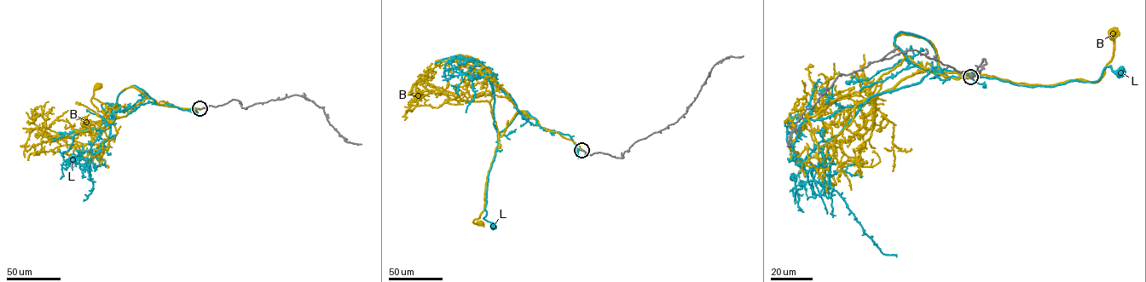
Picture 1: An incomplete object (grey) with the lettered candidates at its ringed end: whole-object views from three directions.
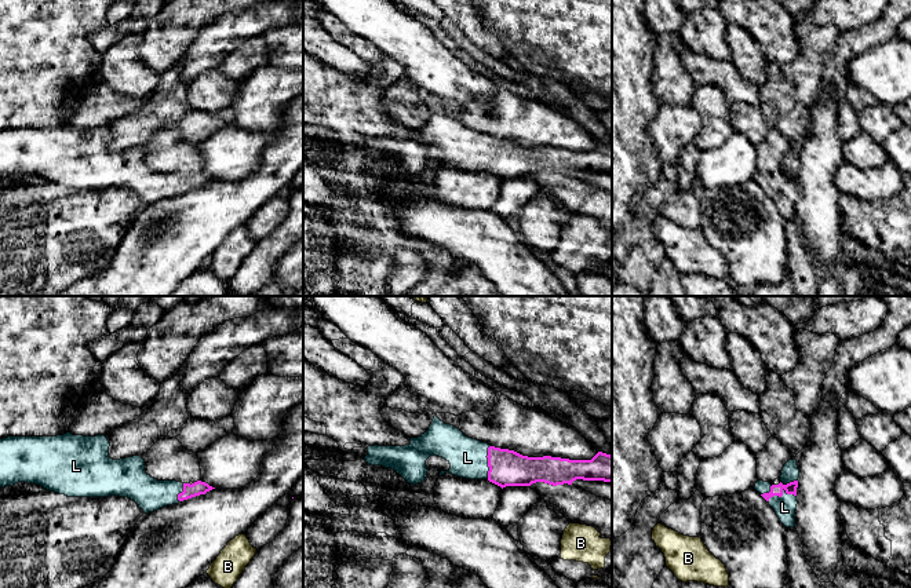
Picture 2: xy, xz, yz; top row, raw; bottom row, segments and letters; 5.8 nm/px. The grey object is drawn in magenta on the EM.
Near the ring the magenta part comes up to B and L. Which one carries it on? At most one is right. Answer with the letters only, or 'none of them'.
L

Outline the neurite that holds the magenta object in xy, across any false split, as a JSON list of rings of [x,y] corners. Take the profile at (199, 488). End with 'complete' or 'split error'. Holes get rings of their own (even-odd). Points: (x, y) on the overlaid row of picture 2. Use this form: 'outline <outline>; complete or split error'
outline [[[66,432],[57,437],[7,437],[0,439],[0,487],[18,482],[40,485],[50,492],[68,497],[128,497],[145,514],[179,501],[205,494],[215,489],[205,482],[182,483],[157,481],[146,474],[141,456],[113,460],[109,457],[105,435],[83,437]]]; split error

